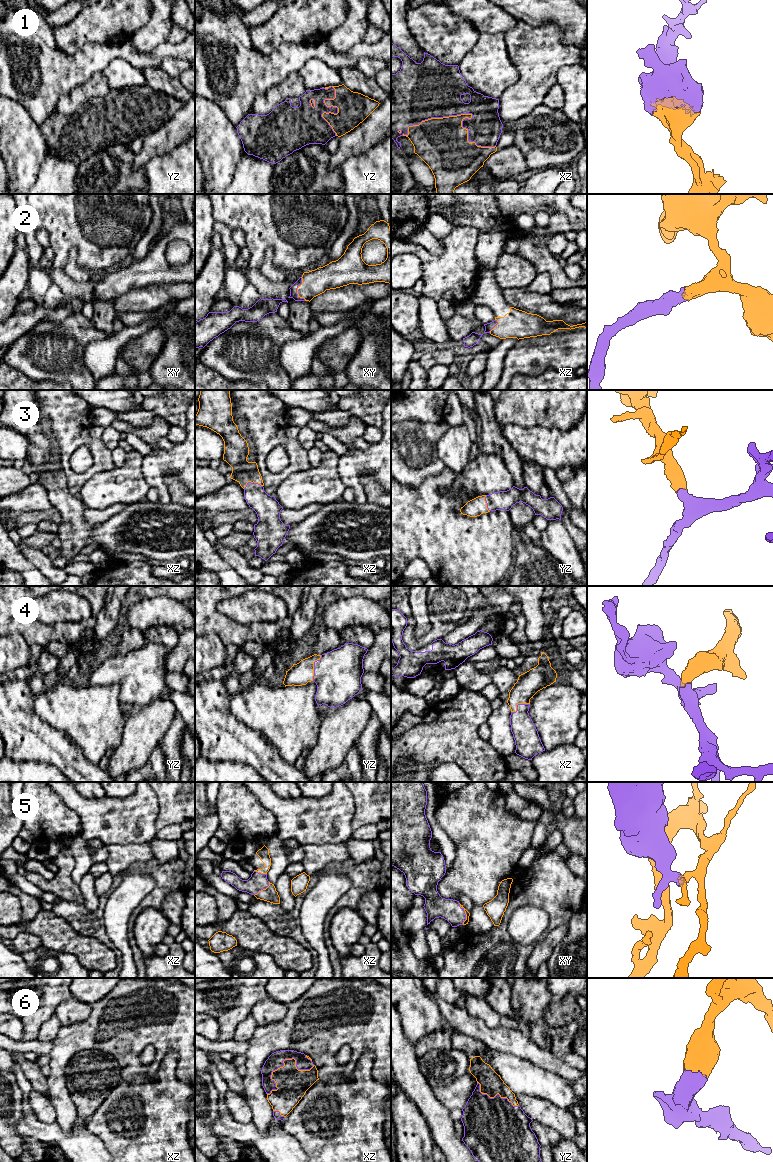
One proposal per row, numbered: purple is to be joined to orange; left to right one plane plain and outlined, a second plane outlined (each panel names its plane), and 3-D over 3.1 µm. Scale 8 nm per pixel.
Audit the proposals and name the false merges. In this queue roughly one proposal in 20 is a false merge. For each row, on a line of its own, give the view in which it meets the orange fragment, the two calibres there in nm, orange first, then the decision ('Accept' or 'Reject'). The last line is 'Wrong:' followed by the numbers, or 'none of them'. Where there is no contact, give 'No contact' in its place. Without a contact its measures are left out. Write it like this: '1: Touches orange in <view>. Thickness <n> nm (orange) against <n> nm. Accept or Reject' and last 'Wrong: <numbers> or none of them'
1: Touches orange in xz. Thickness 340 nm (orange) against 360 nm. Accept
2: Touches orange in xy. Thickness 200 nm (orange) against 60 nm. Accept
3: Touches orange in xz. Thickness 180 nm (orange) against 200 nm. Accept
4: Touches orange in yz. Thickness 180 nm (orange) against 380 nm. Accept
5: Touches orange in xy. Thickness 40 nm (orange) against 180 nm. Accept
6: Touches orange in xz. Thickness 240 nm (orange) against 120 nm. Accept
Wrong: none of them

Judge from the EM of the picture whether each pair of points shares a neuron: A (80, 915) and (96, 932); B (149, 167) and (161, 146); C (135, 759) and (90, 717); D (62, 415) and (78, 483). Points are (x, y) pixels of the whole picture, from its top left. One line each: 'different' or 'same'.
A: same
B: different
C: different
D: same

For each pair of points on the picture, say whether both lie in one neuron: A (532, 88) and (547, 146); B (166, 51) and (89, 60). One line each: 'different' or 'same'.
A: different
B: same

